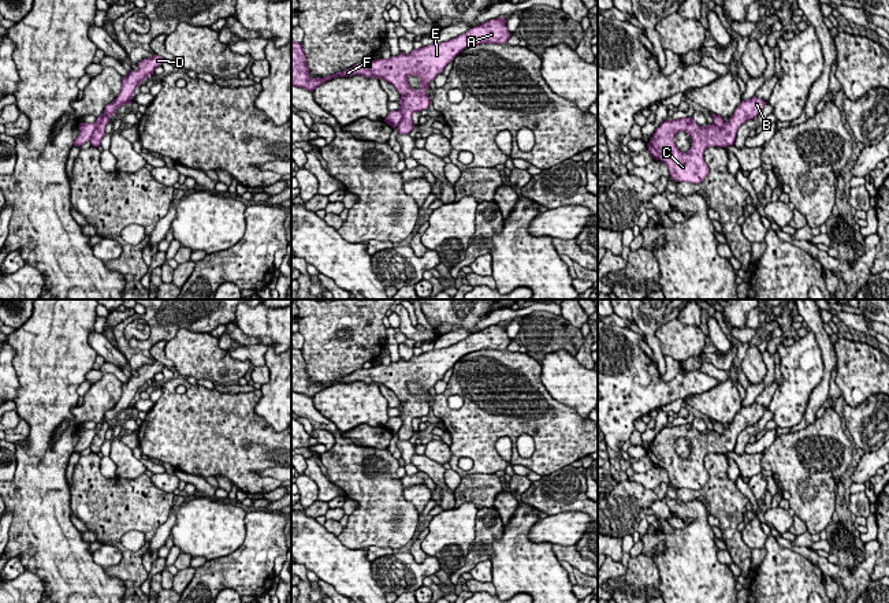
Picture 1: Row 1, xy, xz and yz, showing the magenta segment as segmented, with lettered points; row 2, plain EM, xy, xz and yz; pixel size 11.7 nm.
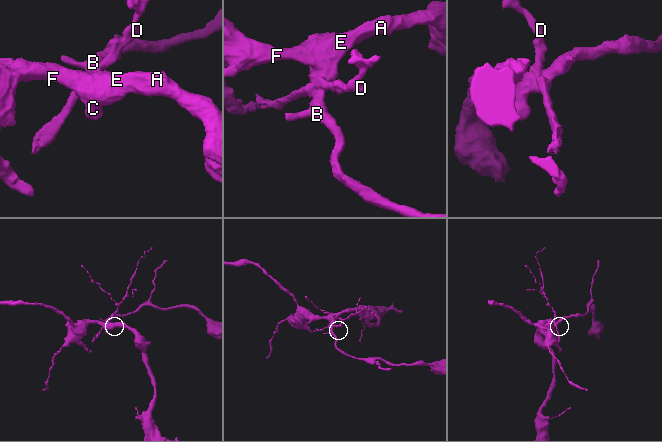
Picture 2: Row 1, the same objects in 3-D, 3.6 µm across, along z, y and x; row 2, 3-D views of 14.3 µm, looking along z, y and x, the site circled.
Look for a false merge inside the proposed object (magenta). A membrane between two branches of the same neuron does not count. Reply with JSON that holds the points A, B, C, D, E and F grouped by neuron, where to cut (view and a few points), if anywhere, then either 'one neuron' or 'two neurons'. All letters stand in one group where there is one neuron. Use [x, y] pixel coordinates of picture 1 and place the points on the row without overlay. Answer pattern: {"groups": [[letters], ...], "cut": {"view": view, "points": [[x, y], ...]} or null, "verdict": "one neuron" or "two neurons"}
{"groups": [["A", "B", "C", "E", "F"], ["D"]], "cut": {"view": "xy", "points": [[108, 421], [101, 425], [88, 446]]}, "verdict": "two neurons"}

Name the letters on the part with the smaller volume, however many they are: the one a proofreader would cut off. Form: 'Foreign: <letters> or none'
Foreign: D

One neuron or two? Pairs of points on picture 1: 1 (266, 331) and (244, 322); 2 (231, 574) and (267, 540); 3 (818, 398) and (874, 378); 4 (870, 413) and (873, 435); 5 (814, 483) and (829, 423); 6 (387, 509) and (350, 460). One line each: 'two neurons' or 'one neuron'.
1: one neuron
2: one neuron
3: two neurons
4: one neuron
5: one neuron
6: one neuron

